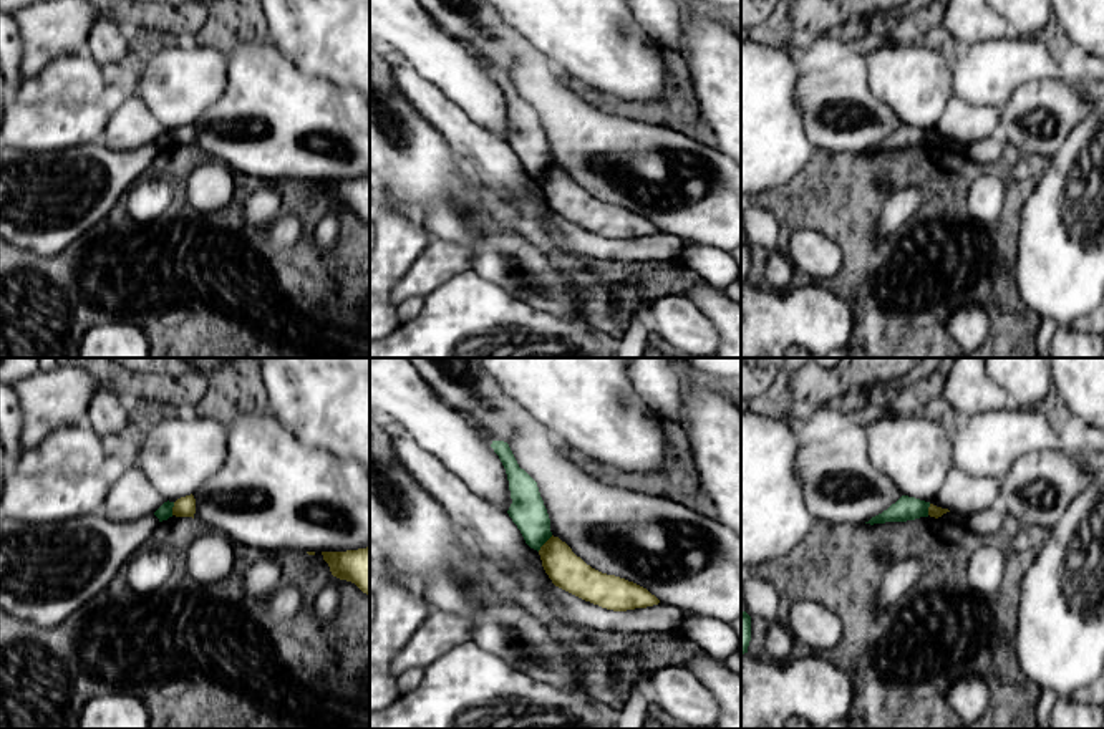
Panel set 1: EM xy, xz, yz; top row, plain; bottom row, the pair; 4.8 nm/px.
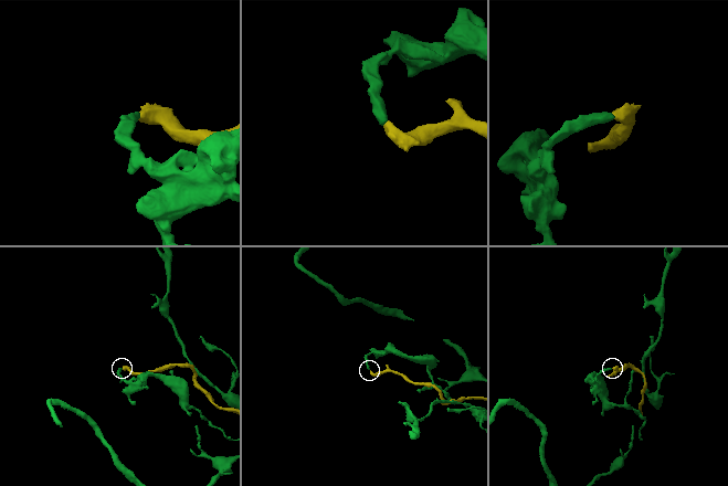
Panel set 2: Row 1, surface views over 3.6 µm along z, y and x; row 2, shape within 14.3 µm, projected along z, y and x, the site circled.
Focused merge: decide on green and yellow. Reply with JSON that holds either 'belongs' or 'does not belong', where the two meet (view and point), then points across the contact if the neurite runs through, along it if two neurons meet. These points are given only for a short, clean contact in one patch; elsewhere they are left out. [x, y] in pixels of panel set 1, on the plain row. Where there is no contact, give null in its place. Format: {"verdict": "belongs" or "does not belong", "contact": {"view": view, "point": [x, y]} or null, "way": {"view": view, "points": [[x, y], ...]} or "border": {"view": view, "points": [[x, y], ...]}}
{"verdict": "does not belong", "contact": {"view": "xz", "point": [544, 171]}, "border": {"view": "xz", "points": [[552, 164], [537, 179]]}}

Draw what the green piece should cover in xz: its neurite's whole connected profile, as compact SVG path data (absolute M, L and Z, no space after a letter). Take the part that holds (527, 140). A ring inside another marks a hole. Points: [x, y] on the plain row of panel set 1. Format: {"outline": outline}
{"outline": "M492 70L491 76L499 84L509 109L512 133L507 142L521 159L525 172L539 181L552 166L552 161L537 111L519 96L507 71Z"}

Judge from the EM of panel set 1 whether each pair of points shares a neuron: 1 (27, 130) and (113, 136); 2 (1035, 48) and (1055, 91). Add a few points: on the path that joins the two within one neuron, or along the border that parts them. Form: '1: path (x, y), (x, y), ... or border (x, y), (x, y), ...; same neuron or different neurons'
1: border (113, 103), (101, 141); different neurons
2: border (1016, 85), (1026, 80), (1058, 78), (1081, 98); different neurons

